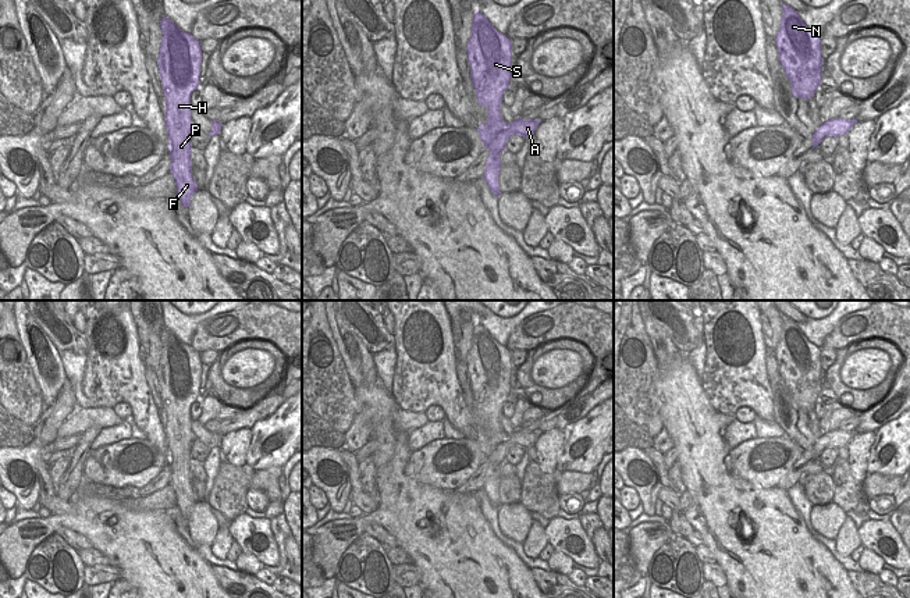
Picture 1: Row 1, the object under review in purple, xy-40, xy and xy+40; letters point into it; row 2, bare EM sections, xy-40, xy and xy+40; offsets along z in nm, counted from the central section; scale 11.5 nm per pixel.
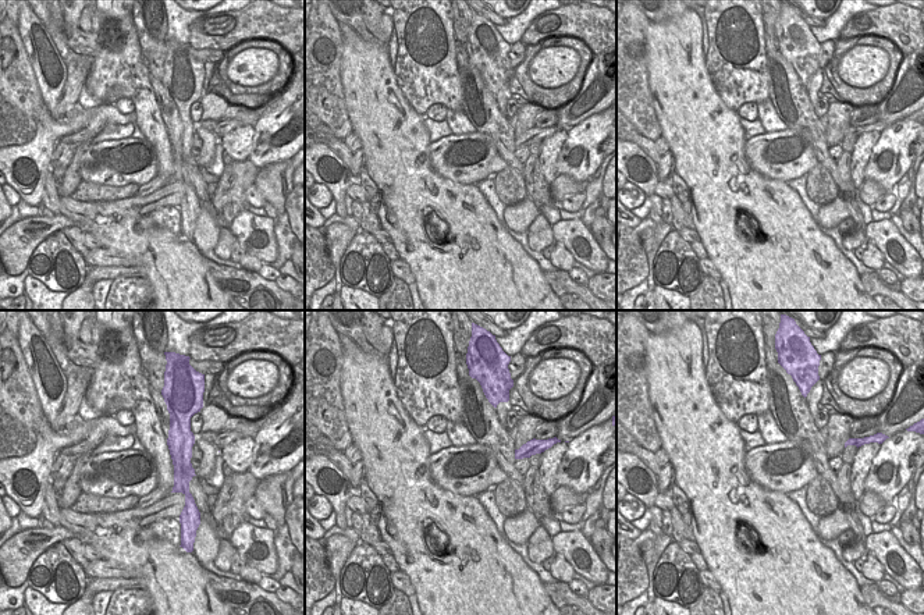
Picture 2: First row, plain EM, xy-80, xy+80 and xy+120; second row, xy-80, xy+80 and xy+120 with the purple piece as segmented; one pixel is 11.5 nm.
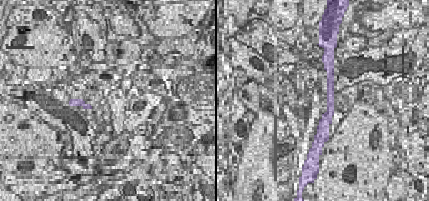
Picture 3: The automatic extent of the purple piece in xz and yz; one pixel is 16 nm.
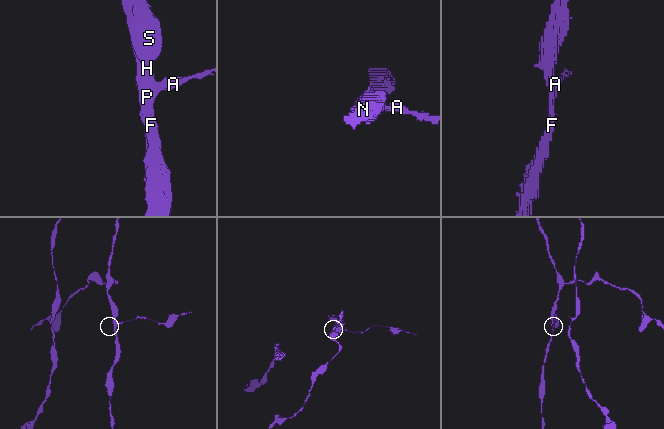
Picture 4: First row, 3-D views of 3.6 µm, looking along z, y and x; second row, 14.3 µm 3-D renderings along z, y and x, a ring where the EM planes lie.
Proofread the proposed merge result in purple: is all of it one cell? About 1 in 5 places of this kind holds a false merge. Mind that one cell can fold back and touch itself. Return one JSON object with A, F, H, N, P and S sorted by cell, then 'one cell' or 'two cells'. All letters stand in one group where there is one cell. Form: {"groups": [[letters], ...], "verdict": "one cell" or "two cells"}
{"groups": [["A"], ["F", "H", "N", "P", "S"]], "verdict": "two cells"}

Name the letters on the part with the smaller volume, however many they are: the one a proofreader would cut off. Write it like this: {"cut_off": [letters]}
{"cut_off": ["A"]}

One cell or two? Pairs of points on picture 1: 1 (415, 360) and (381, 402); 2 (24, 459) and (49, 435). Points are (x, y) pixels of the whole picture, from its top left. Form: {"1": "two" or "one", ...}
{"1": "two", "2": "two"}

